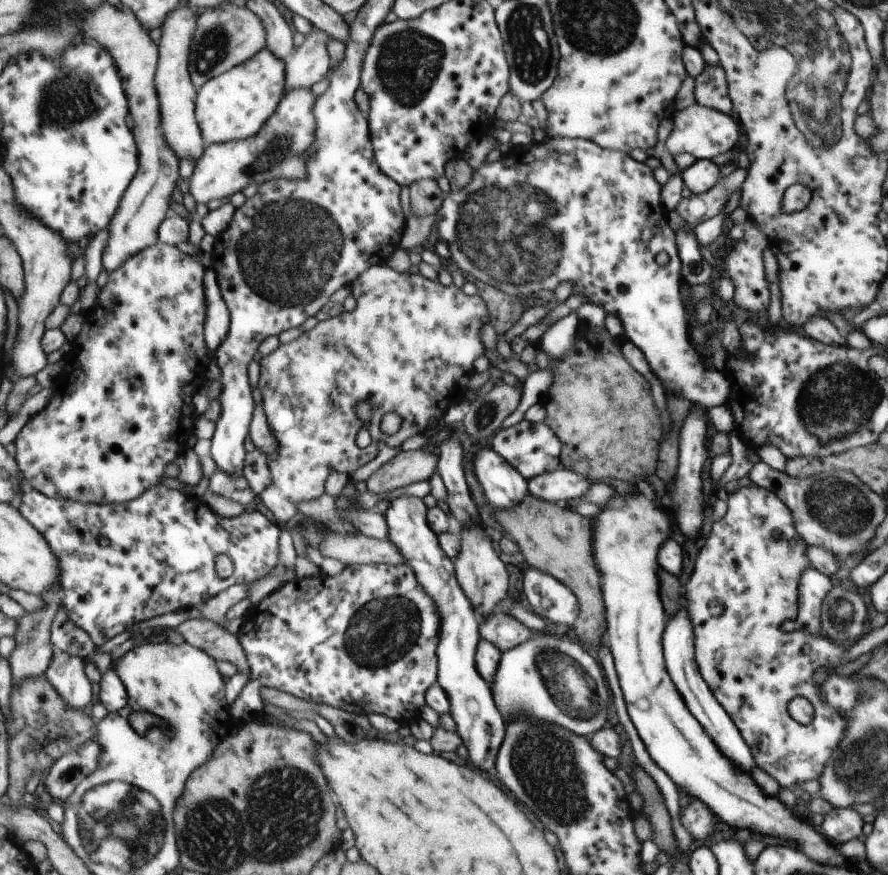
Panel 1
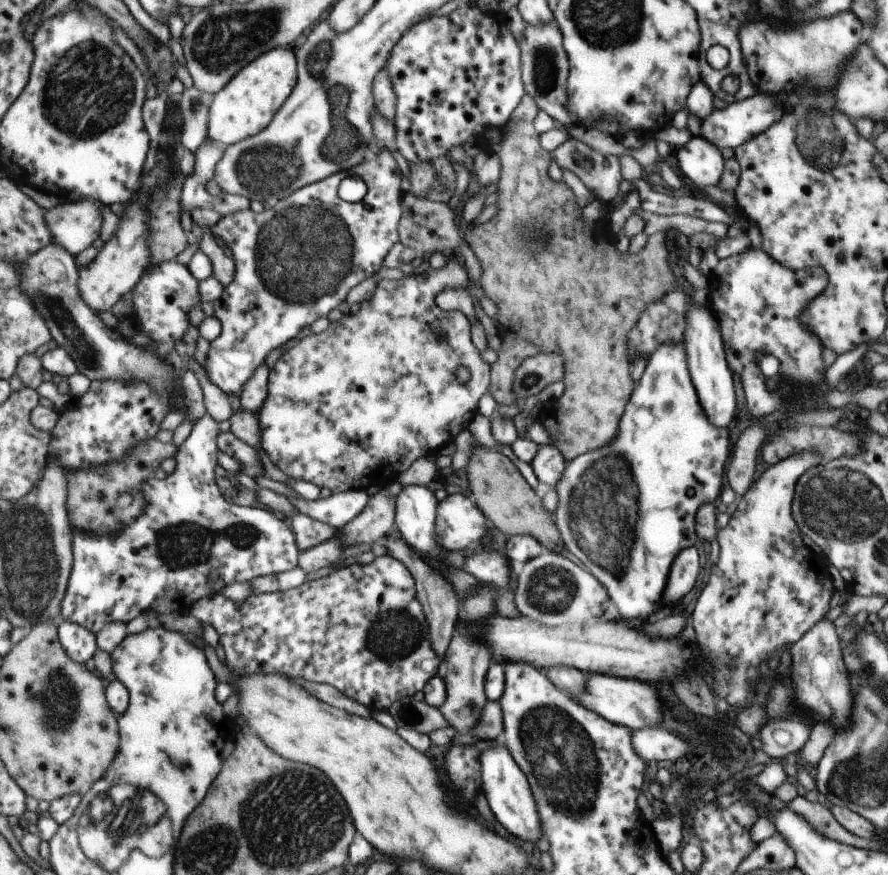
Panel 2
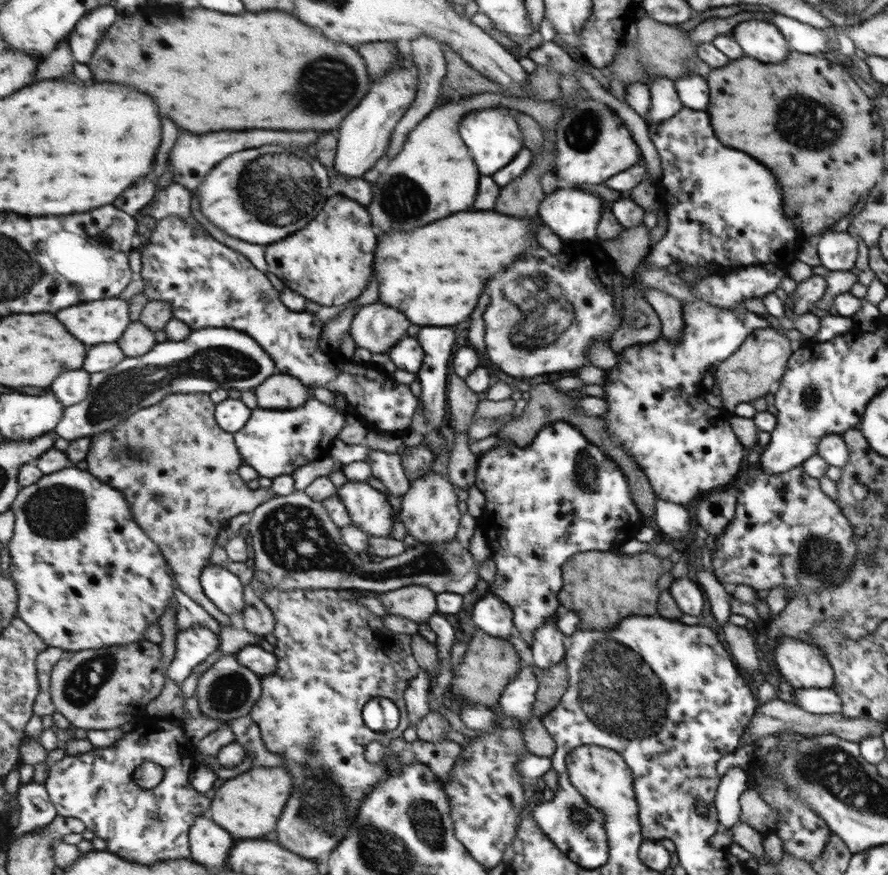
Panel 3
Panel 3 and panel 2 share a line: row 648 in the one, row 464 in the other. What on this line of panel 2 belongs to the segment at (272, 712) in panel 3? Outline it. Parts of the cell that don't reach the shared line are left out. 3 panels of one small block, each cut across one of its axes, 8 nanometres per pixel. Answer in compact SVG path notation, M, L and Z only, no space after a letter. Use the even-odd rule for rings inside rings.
M447 254L447 262L441 269L429 269L420 275L411 274L401 279L381 279L376 283L373 294L368 300L359 303L359 309L354 314L347 313L343 318L319 334L303 337L296 345L285 351L274 367L270 370L268 395L257 413L261 427L261 448L269 460L287 476L316 484L320 489L328 488L334 493L344 493L348 490L363 491L369 486L382 488L407 470L417 458L434 454L449 444L463 430L475 414L477 400L483 396L489 384L489 366L475 354L475 346L469 340L469 319L459 311L442 311L437 308L434 298L448 288L468 288L466 269L455 254ZM463 365L469 370L469 380L465 384L456 381L454 372L457 366Z

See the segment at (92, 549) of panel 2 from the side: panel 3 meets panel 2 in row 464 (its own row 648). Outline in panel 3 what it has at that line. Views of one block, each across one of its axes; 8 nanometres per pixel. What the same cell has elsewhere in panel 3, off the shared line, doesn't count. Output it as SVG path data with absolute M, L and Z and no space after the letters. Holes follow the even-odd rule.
M198 624L189 630L177 633L176 651L168 666L168 677L181 684L194 674L194 670L219 648L219 635Z

